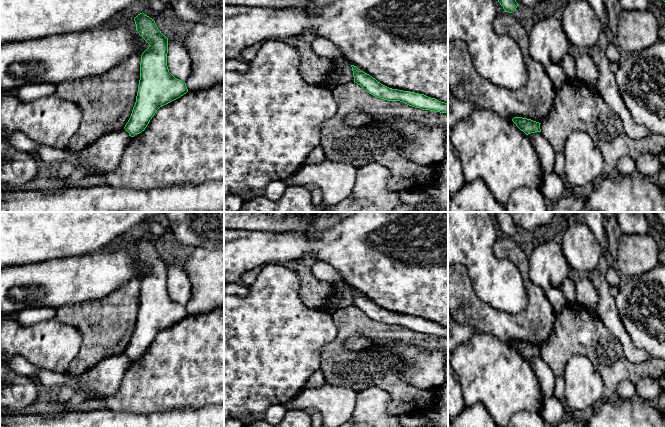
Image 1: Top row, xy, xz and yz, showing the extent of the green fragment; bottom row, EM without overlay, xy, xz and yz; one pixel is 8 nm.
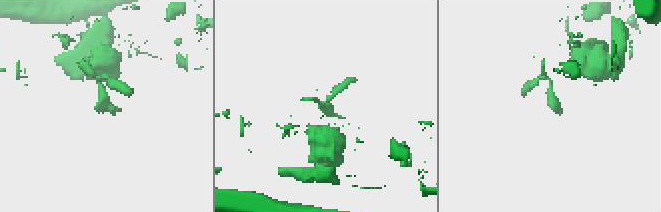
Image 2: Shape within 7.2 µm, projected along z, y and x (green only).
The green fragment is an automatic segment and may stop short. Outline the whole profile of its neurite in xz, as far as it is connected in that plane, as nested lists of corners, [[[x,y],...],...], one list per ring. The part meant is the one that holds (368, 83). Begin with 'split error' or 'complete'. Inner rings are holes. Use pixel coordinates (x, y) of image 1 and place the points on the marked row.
complete; [[[351,65],[351,67],[354,82],[360,85],[367,93],[377,98],[387,101],[400,101],[422,110],[448,113],[448,104],[445,102],[441,102],[424,94],[389,88],[356,66]]]

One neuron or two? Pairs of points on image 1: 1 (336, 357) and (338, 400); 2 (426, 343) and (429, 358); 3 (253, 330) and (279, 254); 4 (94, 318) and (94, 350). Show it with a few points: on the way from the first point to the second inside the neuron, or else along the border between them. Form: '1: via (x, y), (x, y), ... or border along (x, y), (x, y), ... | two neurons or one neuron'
1: border along (326, 382), (332, 385), (348, 386), (357, 392) | two neurons
2: border along (404, 344), (428, 350), (437, 350) | two neurons
3: border along (281, 263), (266, 263), (263, 266) | two neurons
4: via (94, 326), (94, 342) | one neuron

